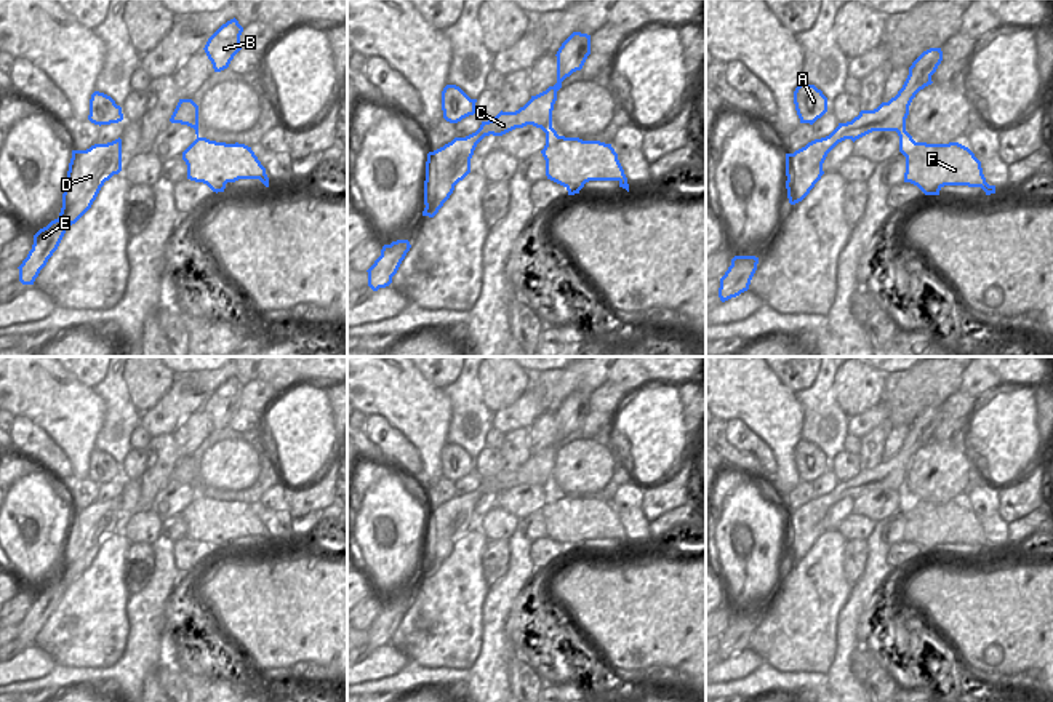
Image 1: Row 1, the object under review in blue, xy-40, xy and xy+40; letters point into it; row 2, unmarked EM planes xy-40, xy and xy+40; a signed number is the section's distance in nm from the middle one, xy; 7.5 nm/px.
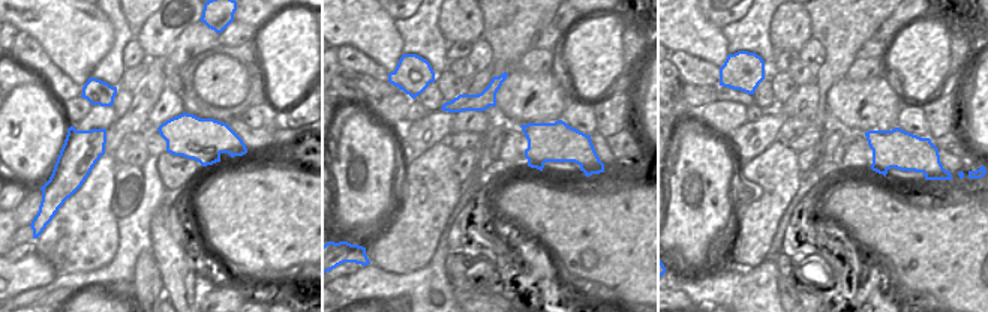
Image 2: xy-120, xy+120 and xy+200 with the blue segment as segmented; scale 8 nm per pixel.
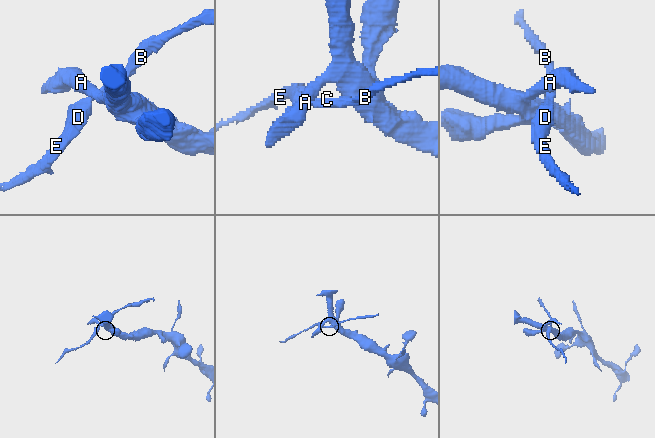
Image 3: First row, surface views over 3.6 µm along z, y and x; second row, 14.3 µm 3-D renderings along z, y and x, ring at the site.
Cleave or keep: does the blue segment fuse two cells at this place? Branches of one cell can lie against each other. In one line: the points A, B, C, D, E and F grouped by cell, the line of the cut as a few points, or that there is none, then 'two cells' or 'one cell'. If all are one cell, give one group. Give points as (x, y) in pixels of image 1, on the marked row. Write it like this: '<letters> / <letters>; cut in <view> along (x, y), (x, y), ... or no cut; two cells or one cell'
A F / B C D E; cut in xy along (560, 136), (546, 144); two cells

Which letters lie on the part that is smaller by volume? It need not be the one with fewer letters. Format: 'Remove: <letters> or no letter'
Remove: B, C, D, E

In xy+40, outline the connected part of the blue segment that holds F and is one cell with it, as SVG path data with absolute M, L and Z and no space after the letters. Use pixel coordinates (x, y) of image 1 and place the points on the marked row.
M901 130L899 152L906 157L904 182L917 185L925 195L939 195L944 185L981 187L986 195L995 193L983 174L981 162L975 154L959 144L915 142Z

